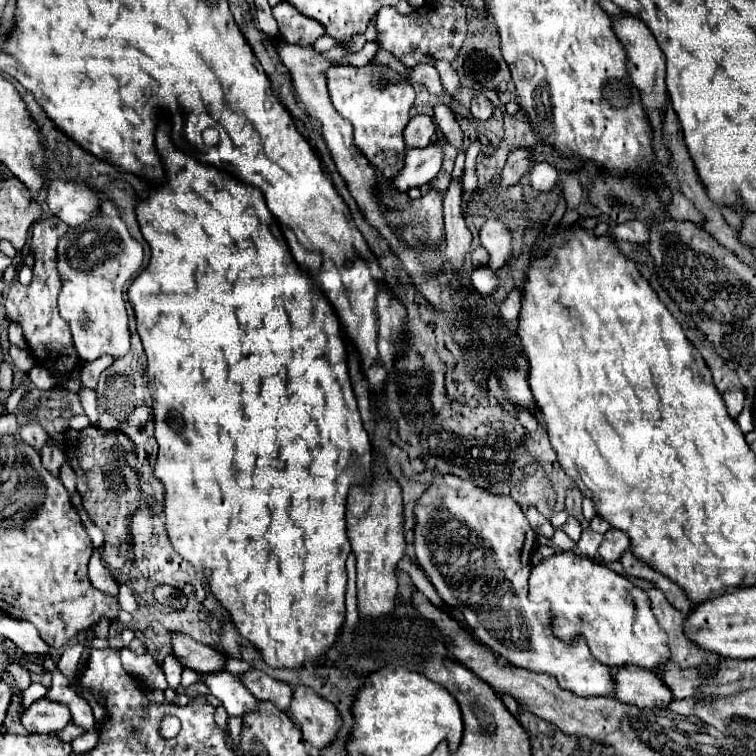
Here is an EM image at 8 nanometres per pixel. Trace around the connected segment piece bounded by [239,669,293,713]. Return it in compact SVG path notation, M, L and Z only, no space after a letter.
M251 669L249 673L241 675L239 679L243 681L243 685L245 685L259 701L271 701L275 707L279 707L279 711L289 713L293 689L291 689L287 683L275 681L275 679L271 679L265 671L259 671L259 669Z

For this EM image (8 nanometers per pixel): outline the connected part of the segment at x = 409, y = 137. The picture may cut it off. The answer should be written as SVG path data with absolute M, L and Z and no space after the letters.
M425 113L411 117L405 131L403 131L403 139L405 139L407 147L433 145L437 139L437 127L435 127L433 117L429 117Z

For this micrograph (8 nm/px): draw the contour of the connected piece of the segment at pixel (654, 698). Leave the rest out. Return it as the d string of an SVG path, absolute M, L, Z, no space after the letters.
M635 665L625 669L615 669L615 697L627 701L641 709L667 709L673 701L673 693L667 683L649 669L635 669Z

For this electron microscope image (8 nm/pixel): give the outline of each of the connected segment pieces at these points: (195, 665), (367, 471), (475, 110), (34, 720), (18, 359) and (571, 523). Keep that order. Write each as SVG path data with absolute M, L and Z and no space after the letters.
M171 633L173 653L181 661L181 665L195 669L197 673L217 673L219 669L225 669L225 657L223 653L217 653L215 649L193 641L187 635Z
M159 125L155 133L155 143L167 171L167 183L153 187L151 197L137 203L137 219L141 233L151 247L151 261L131 283L129 299L135 309L137 333L147 355L147 379L153 397L151 407L155 413L155 439L159 443L155 477L159 477L165 485L169 539L185 561L203 571L211 593L217 603L227 609L239 635L261 651L263 661L271 669L299 671L305 667L319 667L345 623L345 561L349 555L349 541L345 537L345 499L355 485L363 487L371 483L371 445L349 379L345 341L341 337L333 307L321 293L317 293L311 277L307 277L307 273L293 261L285 237L265 205L263 193L253 185L245 185L229 173L223 173L213 165L199 163L191 155L175 149L167 131L169 125Z
M477 97L477 99L473 101L473 105L471 105L471 113L473 113L473 117L475 117L477 121L485 121L485 119L489 119L491 113L493 113L493 103L491 103L489 99L485 99L485 97Z
M37 699L29 709L21 713L21 725L29 733L51 733L59 731L71 719L69 707L53 703L49 699Z
M17 347L9 349L9 357L11 357L11 365L21 369L21 371L29 371L35 365L35 359L31 357L31 353L23 351L23 349L17 349Z
M569 517L567 523L561 527L573 541L577 541L581 537L581 523L575 519L575 517Z

